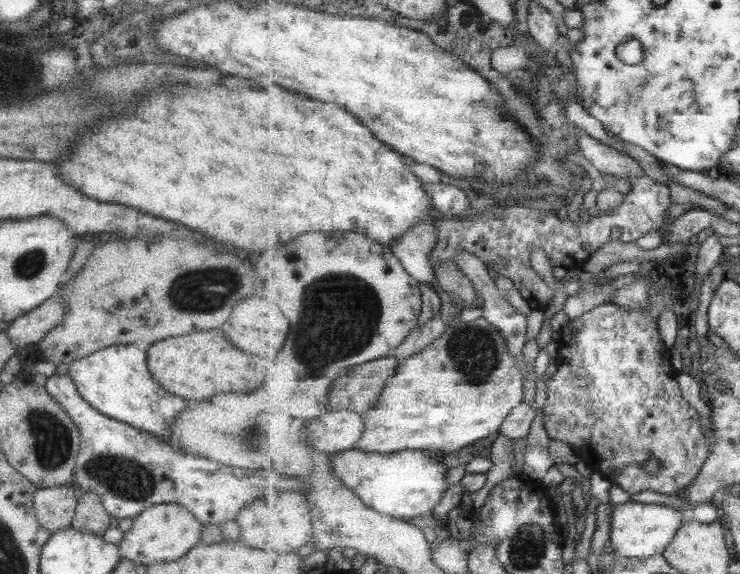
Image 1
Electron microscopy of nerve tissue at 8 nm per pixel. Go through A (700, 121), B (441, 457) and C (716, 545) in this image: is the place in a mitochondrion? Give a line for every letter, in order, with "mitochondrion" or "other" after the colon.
A: other
B: other
C: other

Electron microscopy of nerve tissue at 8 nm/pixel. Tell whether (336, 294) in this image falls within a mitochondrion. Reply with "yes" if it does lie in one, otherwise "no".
yes

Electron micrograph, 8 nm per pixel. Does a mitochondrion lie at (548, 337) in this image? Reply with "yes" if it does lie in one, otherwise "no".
no

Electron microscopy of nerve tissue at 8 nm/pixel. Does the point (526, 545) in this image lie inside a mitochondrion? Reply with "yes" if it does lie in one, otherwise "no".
yes

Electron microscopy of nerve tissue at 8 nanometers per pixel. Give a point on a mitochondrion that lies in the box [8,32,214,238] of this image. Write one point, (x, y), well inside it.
(35, 72)

